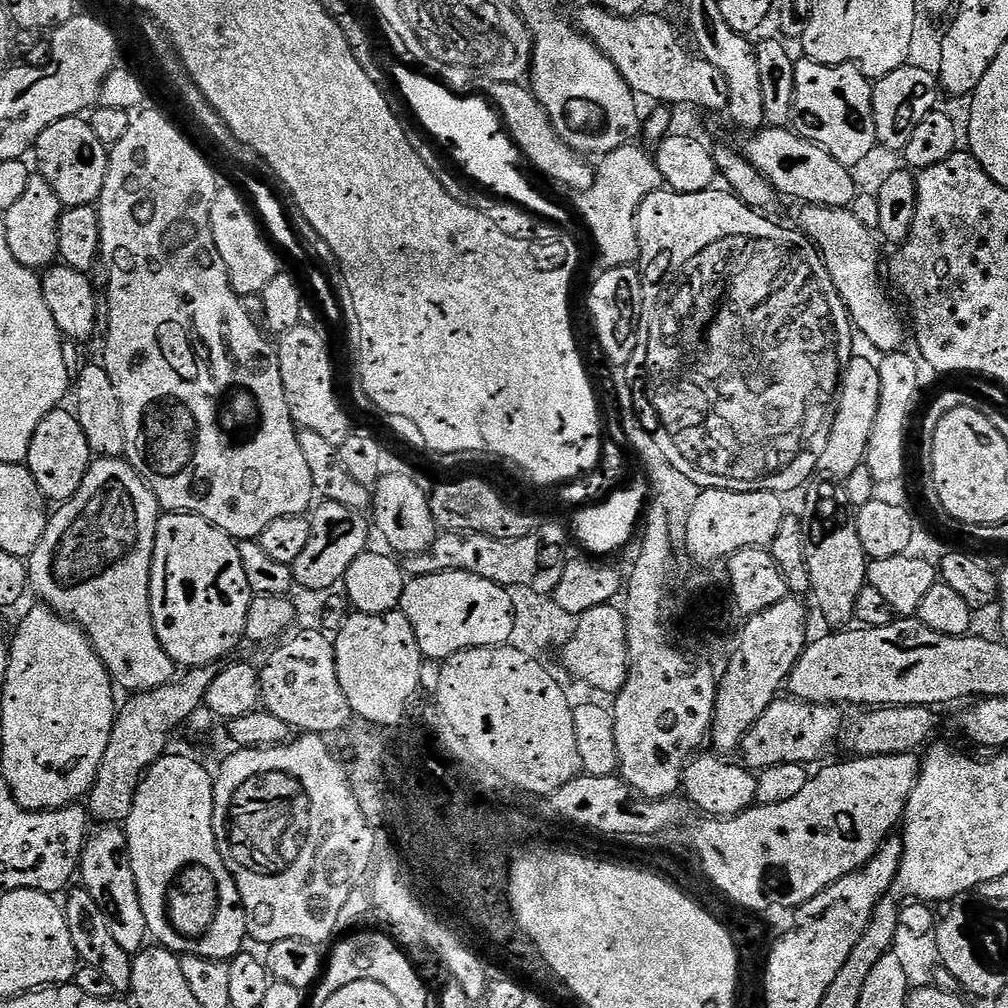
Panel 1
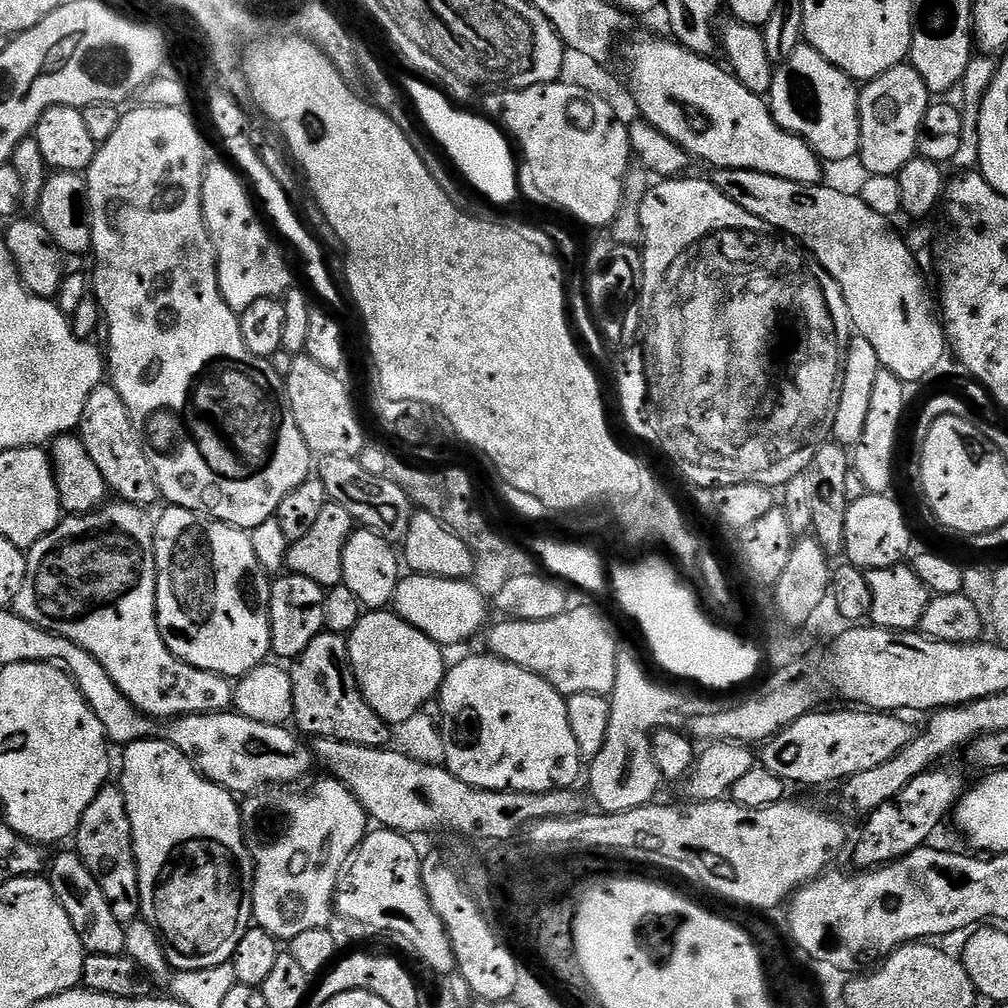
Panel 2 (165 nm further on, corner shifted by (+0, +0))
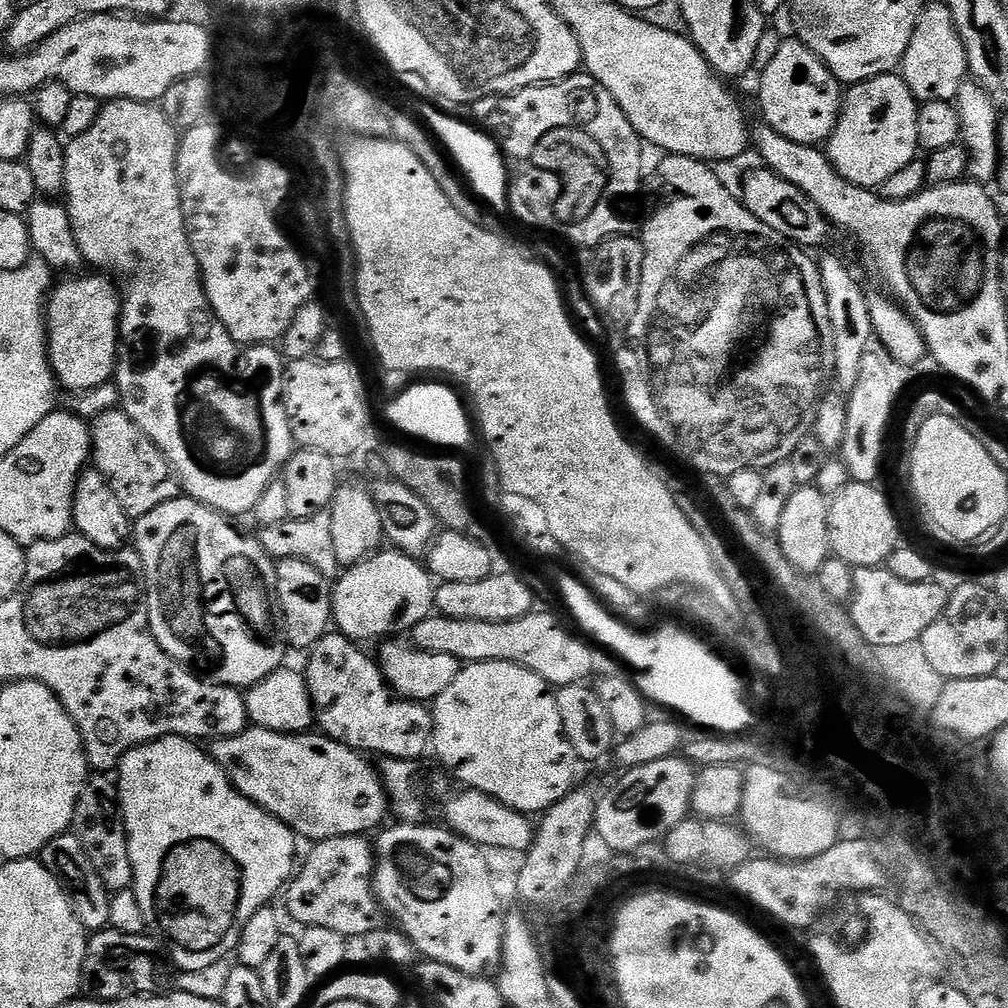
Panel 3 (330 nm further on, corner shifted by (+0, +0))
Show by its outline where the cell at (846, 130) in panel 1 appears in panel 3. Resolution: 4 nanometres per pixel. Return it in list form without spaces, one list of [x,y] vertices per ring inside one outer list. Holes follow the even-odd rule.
[[[785,39],[778,54],[774,54],[774,62],[763,68],[759,76],[763,123],[799,144],[820,146],[831,138],[840,117],[842,85],[801,40]]]

